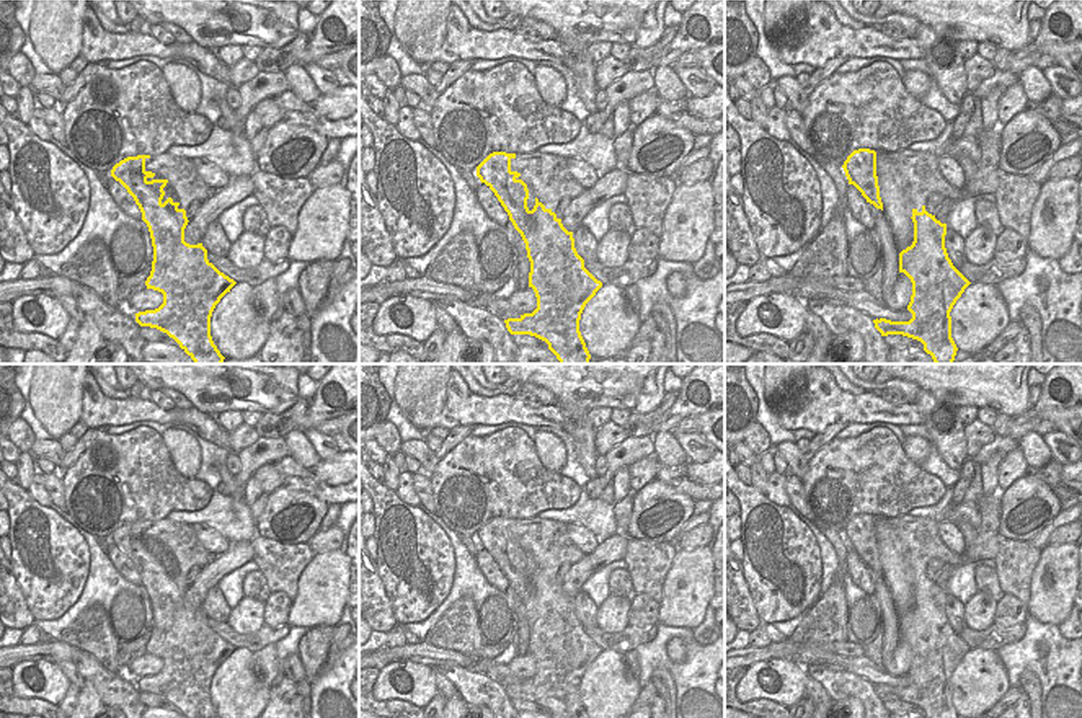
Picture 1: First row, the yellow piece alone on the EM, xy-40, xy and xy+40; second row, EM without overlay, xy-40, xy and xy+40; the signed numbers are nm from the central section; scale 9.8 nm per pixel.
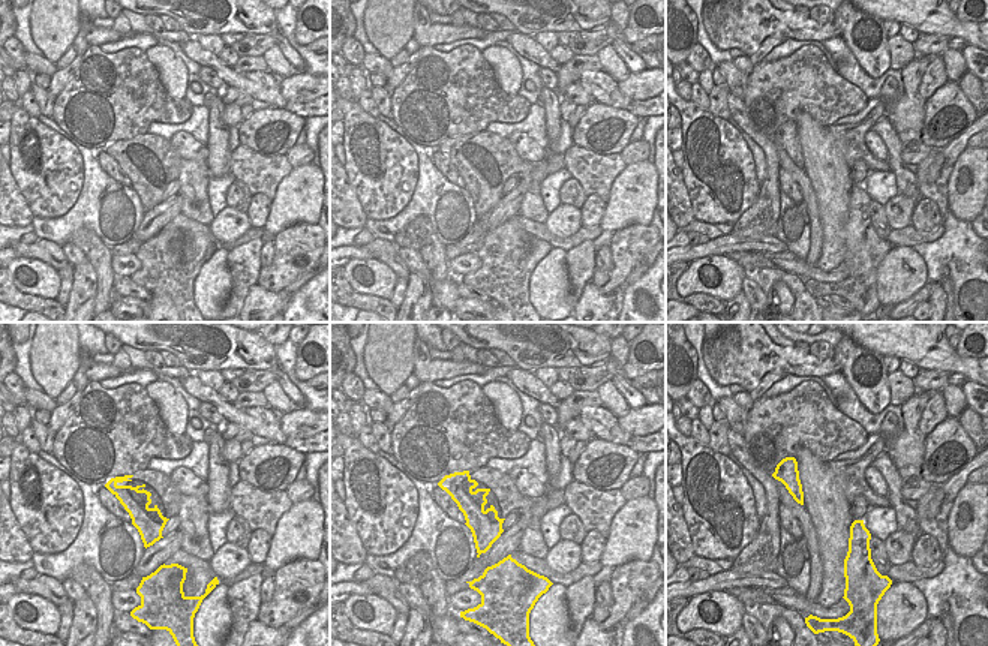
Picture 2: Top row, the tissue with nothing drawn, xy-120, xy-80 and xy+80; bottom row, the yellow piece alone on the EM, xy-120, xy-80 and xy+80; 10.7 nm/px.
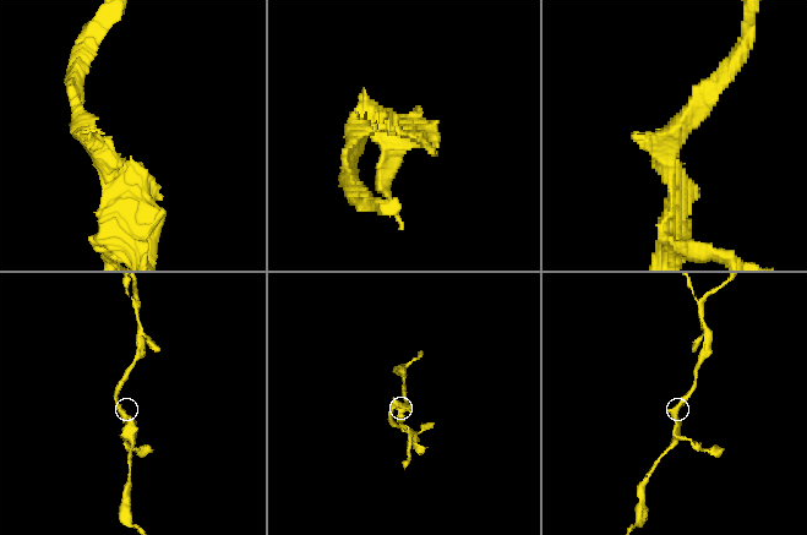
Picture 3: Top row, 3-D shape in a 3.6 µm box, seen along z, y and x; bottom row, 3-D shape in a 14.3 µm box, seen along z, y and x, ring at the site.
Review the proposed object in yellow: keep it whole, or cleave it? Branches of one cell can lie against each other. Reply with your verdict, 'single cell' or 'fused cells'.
single cell

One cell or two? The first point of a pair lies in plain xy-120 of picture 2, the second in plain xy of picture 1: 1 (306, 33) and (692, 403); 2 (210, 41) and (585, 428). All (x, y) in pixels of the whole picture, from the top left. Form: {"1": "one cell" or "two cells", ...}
{"1": "one cell", "2": "two cells"}

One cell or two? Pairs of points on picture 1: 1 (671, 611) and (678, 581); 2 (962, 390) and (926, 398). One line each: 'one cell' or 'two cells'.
1: one cell
2: two cells

